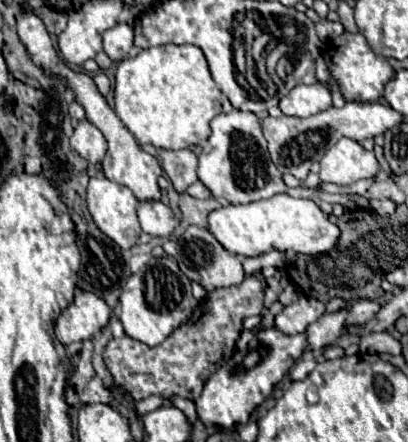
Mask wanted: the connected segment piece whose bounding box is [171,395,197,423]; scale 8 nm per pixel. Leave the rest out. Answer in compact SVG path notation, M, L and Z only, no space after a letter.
M173 395L173 397L171 397L171 403L173 403L177 409L185 411L185 415L191 419L191 423L195 423L197 413L195 413L195 403L193 403L193 401L189 401L189 399L181 399L181 397Z

